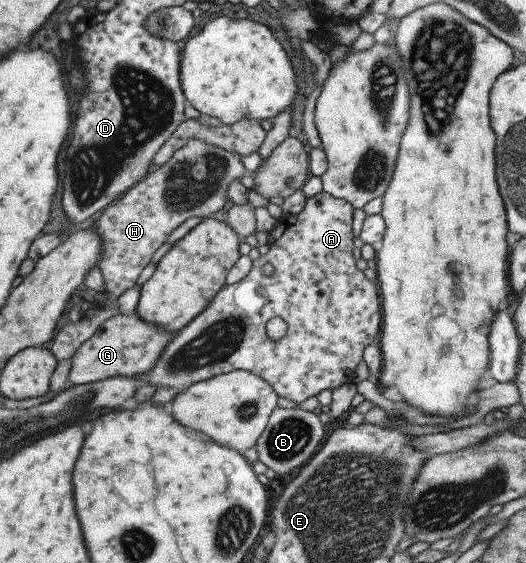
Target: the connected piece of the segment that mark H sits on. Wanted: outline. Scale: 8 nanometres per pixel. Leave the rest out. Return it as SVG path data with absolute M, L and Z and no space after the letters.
M192 139L182 148L175 150L172 156L158 170L150 172L133 184L115 204L109 204L101 211L95 222L95 230L100 239L100 256L97 262L102 275L103 292L106 301L98 305L100 314L90 315L76 322L66 324L54 334L49 342L49 351L56 362L69 360L73 352L102 324L106 319L115 317L119 312L116 299L132 285L144 266L150 262L154 250L186 218L197 216L206 218L220 210L227 196L228 185L240 179L246 170L240 161L240 155Z

